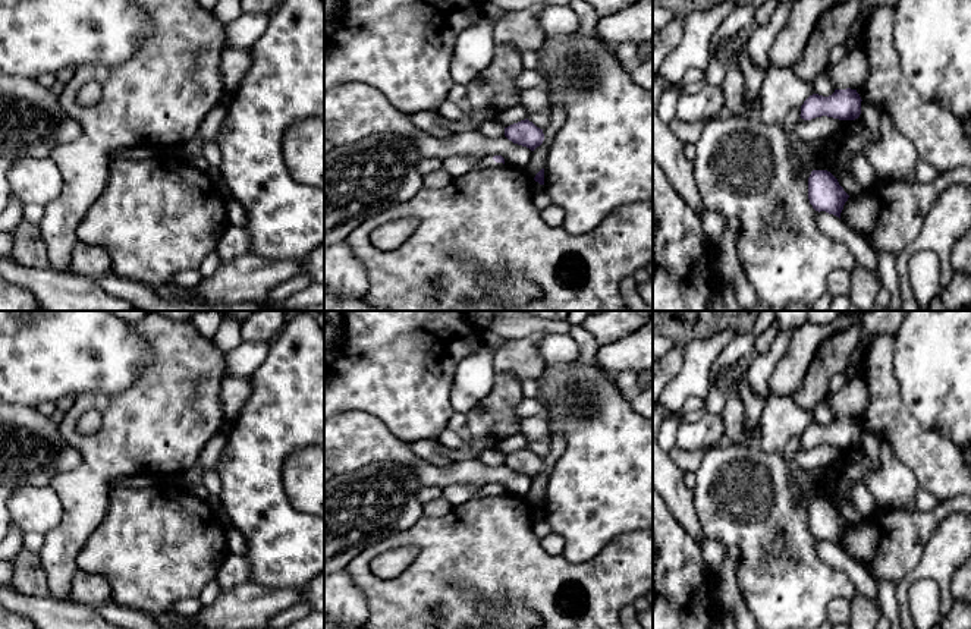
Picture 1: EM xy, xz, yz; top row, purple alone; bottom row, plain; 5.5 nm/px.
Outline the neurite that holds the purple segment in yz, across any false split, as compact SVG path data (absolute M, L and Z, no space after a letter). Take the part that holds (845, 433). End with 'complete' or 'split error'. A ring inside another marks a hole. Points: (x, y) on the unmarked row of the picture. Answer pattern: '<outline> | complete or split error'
M835 418L829 425L810 424L801 434L801 447L827 444L839 449L855 449L861 443L861 425L857 418Z | complete

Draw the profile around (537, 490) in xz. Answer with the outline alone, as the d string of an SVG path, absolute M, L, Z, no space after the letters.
M552 434L550 438L550 452L547 456L543 457L544 462L544 469L540 475L537 475L532 479L530 493L524 497L525 501L530 506L535 506L535 503L546 496L546 487L549 484L550 475L553 472L553 468L556 465L556 462L559 460L559 457L562 456L562 453L565 452L565 438L562 434Z

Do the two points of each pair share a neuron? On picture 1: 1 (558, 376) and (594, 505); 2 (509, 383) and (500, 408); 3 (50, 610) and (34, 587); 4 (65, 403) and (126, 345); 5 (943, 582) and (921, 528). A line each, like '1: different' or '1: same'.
1: same
2: same
3: different
4: different
5: different

